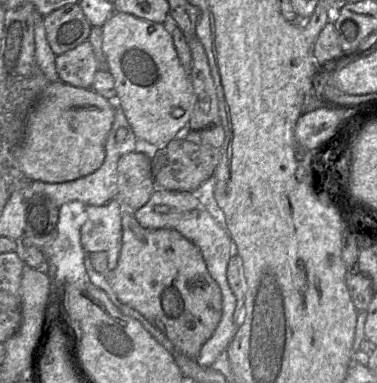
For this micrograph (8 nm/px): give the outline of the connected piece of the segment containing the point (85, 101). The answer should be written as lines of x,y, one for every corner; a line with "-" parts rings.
53,81
44,88
25,124
24,137
14,148
20,170
31,181
63,183
87,176
101,167
105,144
115,117
116,100
108,100
92,88
78,88
62,81

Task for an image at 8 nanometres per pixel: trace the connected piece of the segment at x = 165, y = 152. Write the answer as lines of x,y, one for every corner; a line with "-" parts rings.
183,135
177,136
161,148
152,158
152,174
157,189
178,192
196,192
213,177
219,164
221,150
210,145
198,145

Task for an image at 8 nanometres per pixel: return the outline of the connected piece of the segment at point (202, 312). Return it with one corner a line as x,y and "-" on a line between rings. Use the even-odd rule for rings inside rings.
124,211
122,214
122,247
120,250
116,268
110,273
110,286
117,298
131,308
143,315
151,324
158,328
174,345
175,349
181,354
196,359
202,346
211,338
216,330
222,316
222,293
208,272
206,263
203,259
200,249
181,233
170,228
147,229
142,227
135,218
136,211

